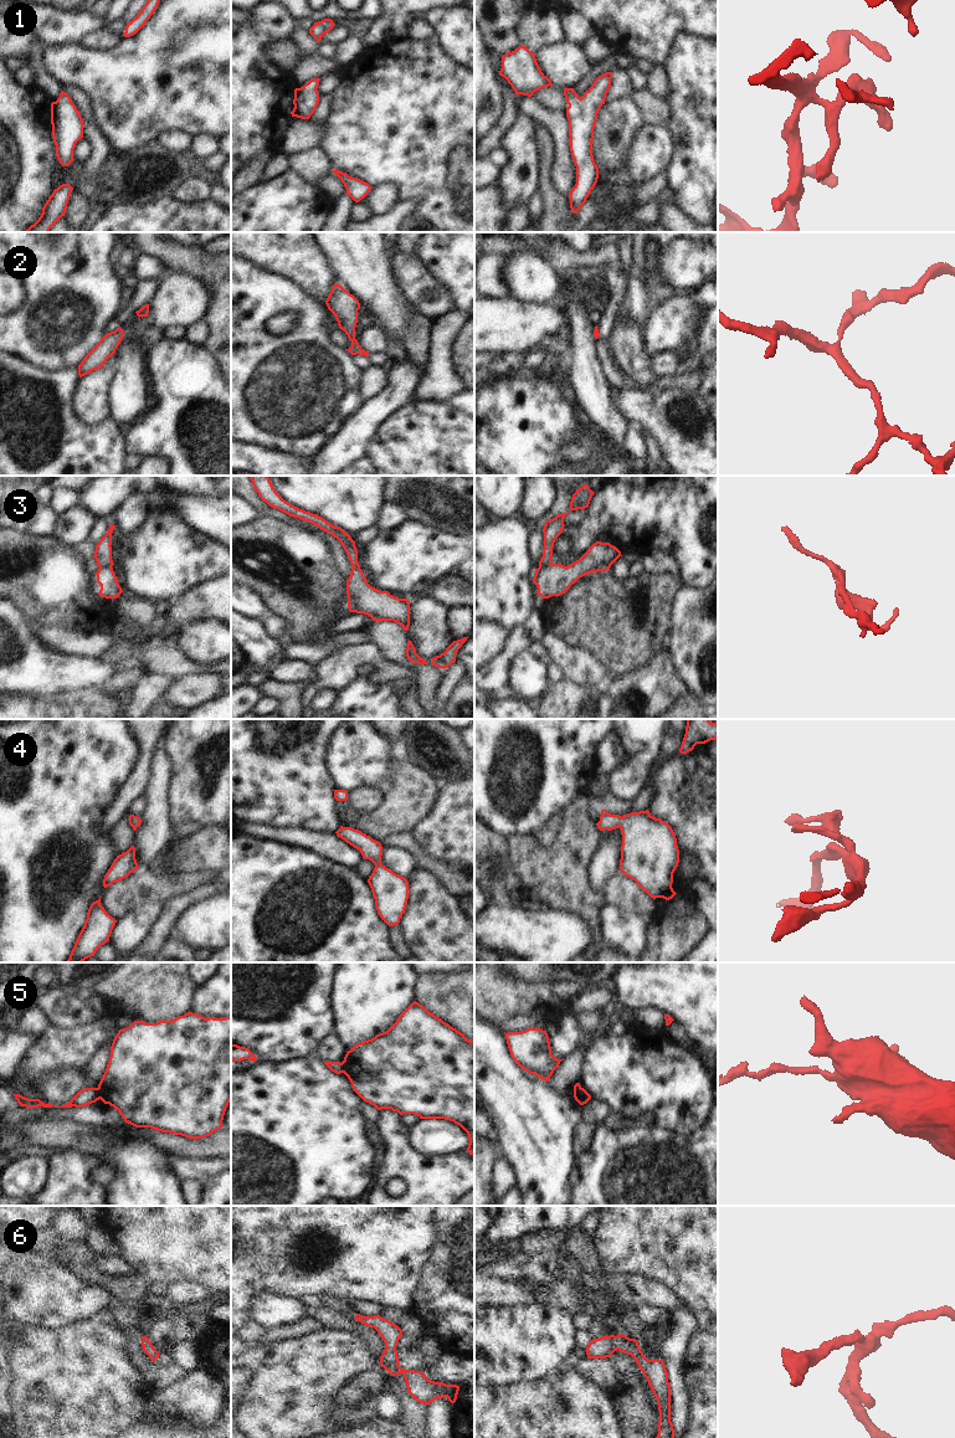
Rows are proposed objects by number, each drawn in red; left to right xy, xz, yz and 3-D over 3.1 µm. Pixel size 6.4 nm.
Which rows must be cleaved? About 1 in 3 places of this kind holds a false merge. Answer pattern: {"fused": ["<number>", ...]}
{"fused": ["3", "5"]}

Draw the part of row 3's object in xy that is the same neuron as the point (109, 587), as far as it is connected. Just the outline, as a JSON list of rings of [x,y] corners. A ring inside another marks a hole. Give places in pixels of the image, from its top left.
[[[112,566],[98,569],[97,582],[101,585],[98,595],[106,599],[117,599],[123,592]]]

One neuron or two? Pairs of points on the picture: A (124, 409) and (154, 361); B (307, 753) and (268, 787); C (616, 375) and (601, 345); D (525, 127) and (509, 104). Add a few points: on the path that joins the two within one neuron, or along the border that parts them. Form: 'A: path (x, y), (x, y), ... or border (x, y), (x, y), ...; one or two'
A: border (143, 355), (149, 391); two
B: path (297, 759), (278, 777); one
C: path (610, 368), (604, 353); one
D: border (519, 113), (501, 140); two

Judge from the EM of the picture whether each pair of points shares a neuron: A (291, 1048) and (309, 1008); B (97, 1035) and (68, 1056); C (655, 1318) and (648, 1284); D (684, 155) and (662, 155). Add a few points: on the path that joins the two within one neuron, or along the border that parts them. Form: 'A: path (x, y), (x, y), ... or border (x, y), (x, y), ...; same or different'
A: path (291, 1038), (291, 1027), (299, 1018); same
B: path (90, 1038), (76, 1048); same
C: border (641, 1300), (667, 1308), (672, 1313); different
D: border (666, 127), (673, 143), (673, 158), (667, 169); different

